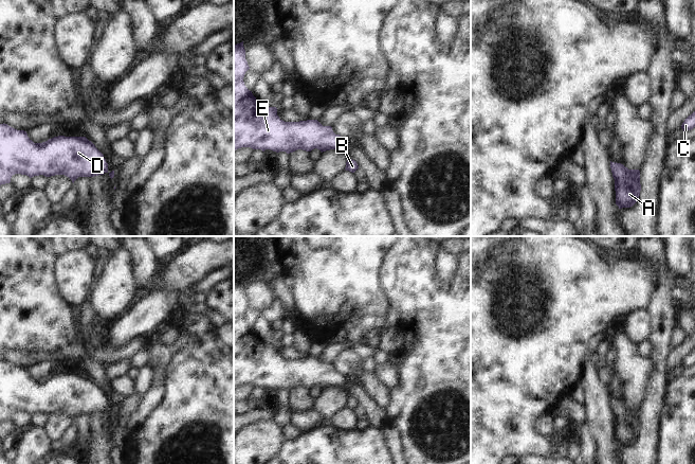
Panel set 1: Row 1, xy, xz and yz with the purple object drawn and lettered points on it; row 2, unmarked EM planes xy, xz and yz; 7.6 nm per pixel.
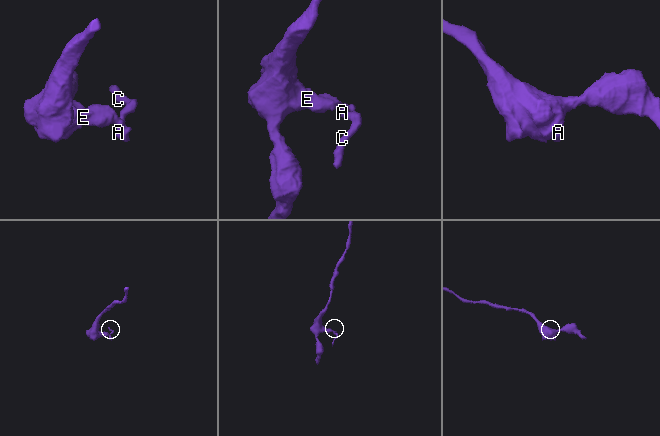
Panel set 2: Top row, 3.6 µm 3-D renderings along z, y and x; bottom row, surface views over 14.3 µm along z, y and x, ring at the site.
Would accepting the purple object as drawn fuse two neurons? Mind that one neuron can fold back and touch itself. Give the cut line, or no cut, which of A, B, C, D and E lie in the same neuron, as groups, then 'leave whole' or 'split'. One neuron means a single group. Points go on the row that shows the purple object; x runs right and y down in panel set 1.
cut none; groups A B C D E; leave whole

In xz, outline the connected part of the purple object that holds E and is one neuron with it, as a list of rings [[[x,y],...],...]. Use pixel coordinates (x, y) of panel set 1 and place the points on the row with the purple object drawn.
[[[243,41],[234,44],[234,151],[241,147],[251,147],[262,151],[271,149],[287,154],[297,149],[311,151],[317,148],[323,153],[345,148],[345,140],[340,135],[335,135],[331,126],[323,126],[317,120],[285,122],[277,115],[276,107],[266,107],[257,101],[243,82],[244,74],[249,69]]]

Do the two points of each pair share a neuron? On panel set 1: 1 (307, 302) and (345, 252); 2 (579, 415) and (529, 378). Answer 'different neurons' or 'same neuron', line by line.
1: same neuron
2: different neurons

